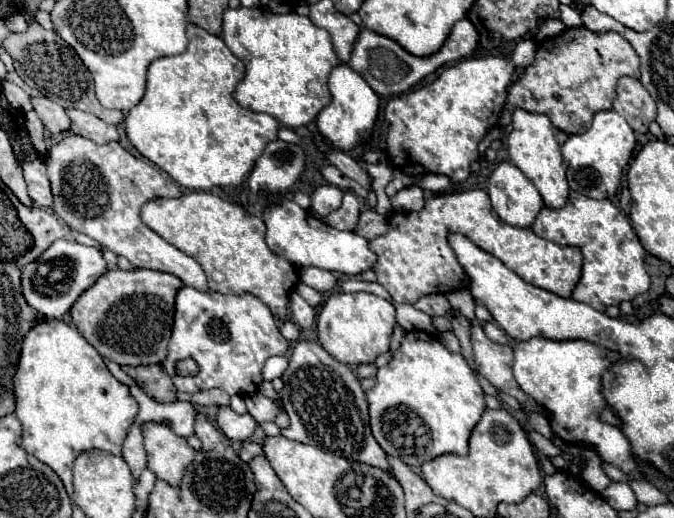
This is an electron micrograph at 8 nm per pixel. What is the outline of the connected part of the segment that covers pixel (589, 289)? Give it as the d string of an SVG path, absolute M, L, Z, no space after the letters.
M571 192L563 208L543 208L535 218L531 230L559 246L577 246L583 252L583 272L581 280L573 288L573 298L585 302L597 310L623 300L633 300L635 296L649 290L649 276L645 272L643 260L645 250L635 236L627 216L611 204L611 200L593 200L579 192Z

